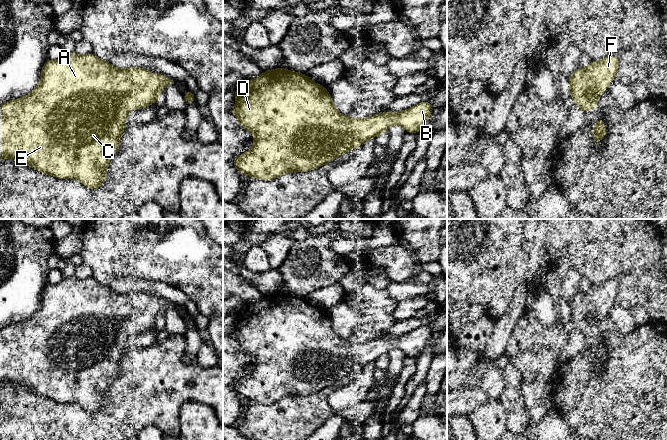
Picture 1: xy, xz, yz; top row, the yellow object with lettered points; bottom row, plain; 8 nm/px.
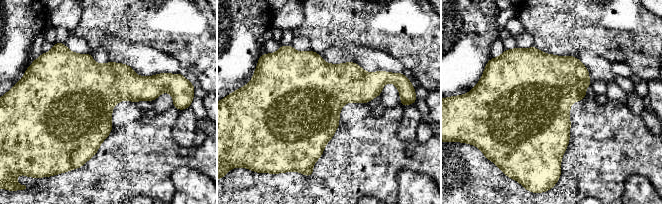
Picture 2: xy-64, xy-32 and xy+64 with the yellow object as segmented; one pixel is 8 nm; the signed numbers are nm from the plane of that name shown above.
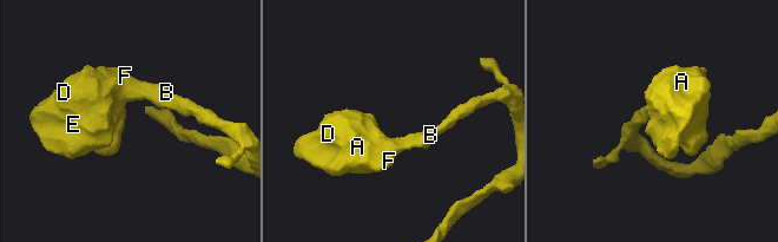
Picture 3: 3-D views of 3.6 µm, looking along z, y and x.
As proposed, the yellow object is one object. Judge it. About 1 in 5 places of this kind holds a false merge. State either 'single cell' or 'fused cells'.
single cell

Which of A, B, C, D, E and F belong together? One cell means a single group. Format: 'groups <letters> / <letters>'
groups A B C D E F

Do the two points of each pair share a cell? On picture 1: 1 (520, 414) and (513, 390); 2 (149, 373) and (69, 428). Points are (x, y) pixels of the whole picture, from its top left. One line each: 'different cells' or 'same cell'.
1: same cell
2: same cell

